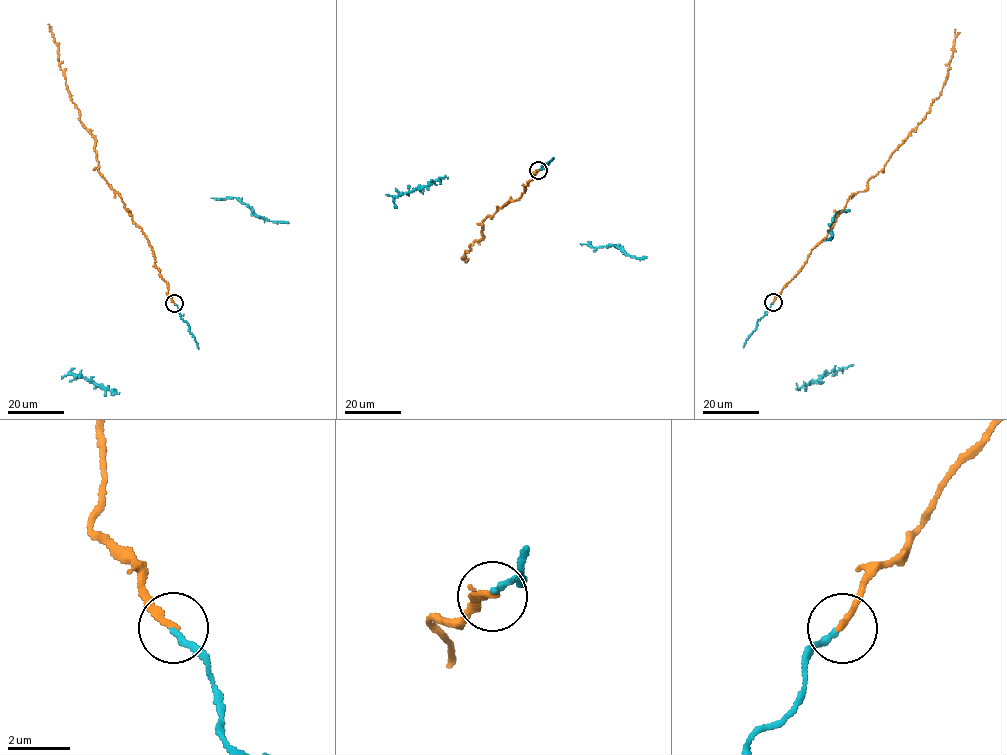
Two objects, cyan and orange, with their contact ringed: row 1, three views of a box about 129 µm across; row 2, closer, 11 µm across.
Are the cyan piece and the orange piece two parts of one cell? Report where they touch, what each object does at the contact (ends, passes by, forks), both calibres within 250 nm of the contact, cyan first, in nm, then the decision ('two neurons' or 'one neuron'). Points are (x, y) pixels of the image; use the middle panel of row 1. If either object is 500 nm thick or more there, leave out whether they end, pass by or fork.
place (538, 170); cyan ends; orange ends; calibres 170 and 220 nm; one neuron

